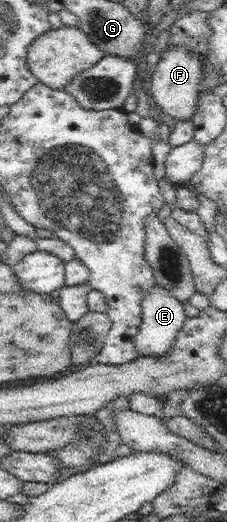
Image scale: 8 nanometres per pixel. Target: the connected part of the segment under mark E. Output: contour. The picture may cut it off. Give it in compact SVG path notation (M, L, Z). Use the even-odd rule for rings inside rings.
M156 286L151 294L147 294L144 300L143 324L138 339L135 340L139 354L142 358L163 358L173 350L178 343L181 331L190 320L187 316L186 303L183 303L173 292L169 292L163 286Z

